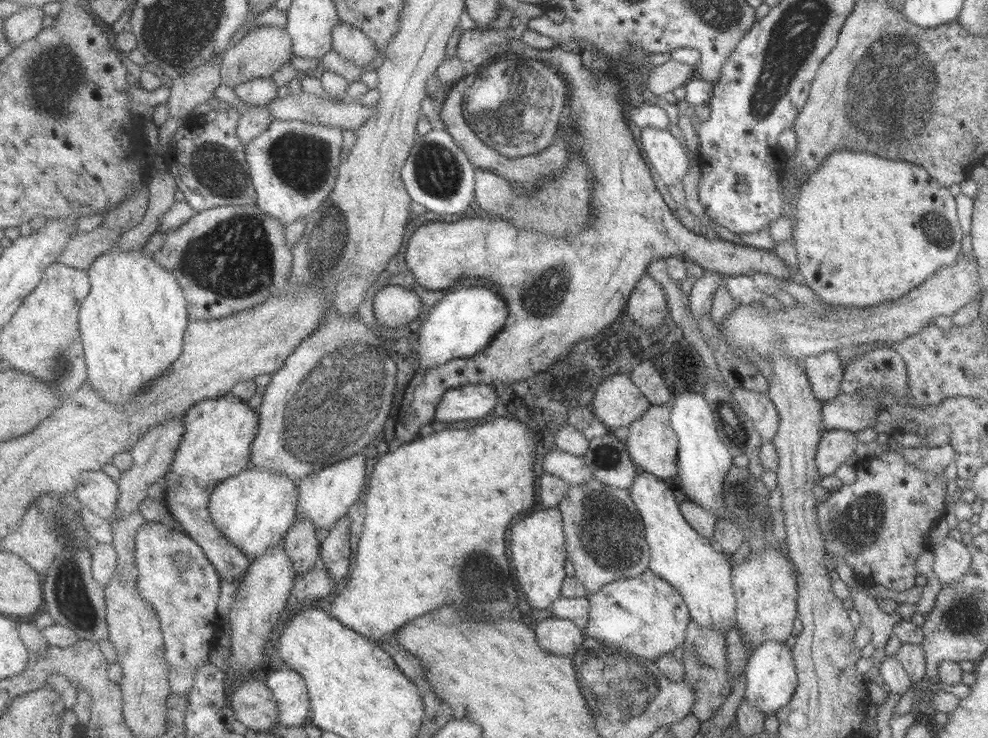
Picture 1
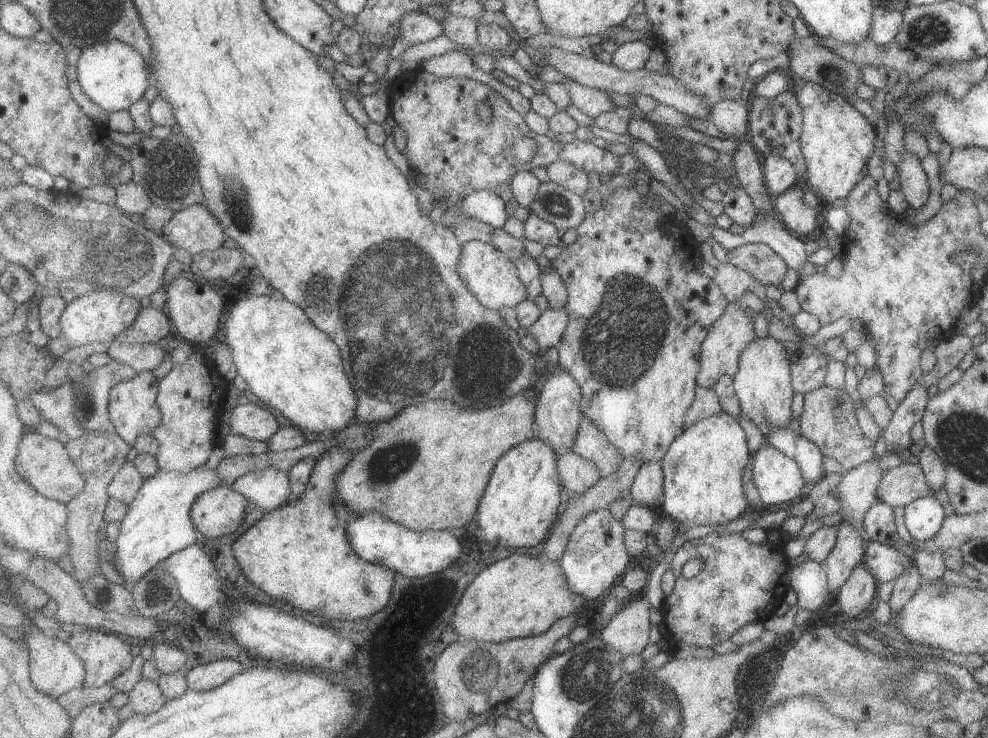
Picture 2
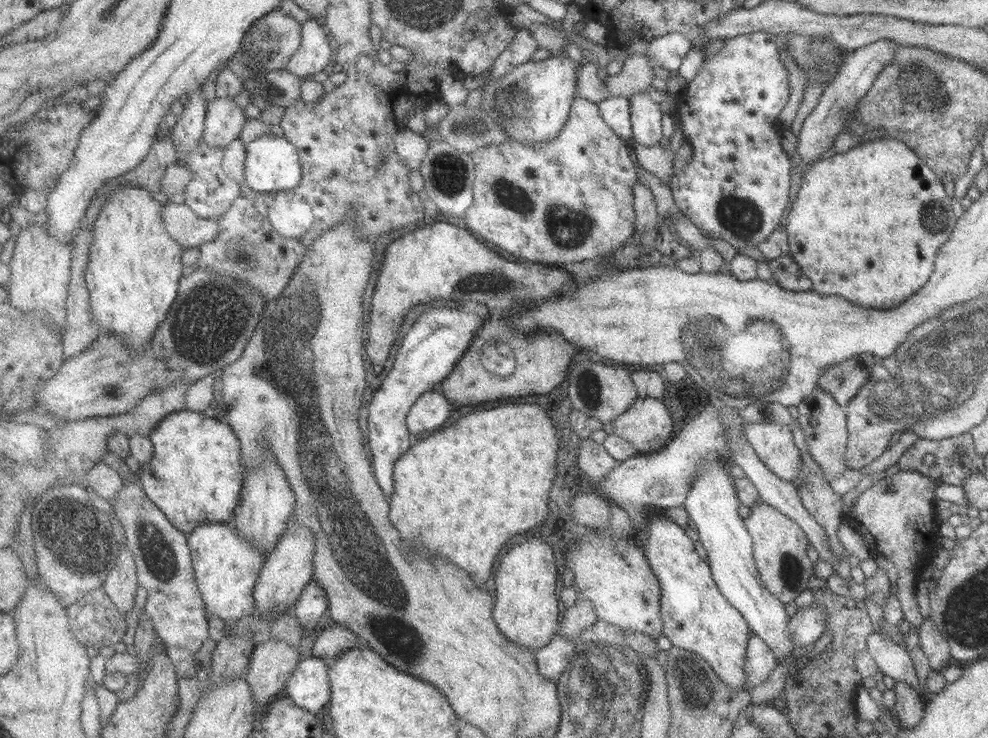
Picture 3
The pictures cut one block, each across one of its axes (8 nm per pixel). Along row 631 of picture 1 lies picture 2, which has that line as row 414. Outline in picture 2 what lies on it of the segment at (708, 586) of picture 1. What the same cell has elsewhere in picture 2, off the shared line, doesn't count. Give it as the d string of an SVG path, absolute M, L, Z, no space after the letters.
M714 414L698 420L668 448L660 461L664 474L664 513L684 528L690 526L726 525L749 512L742 477L751 460L746 433L730 414Z

